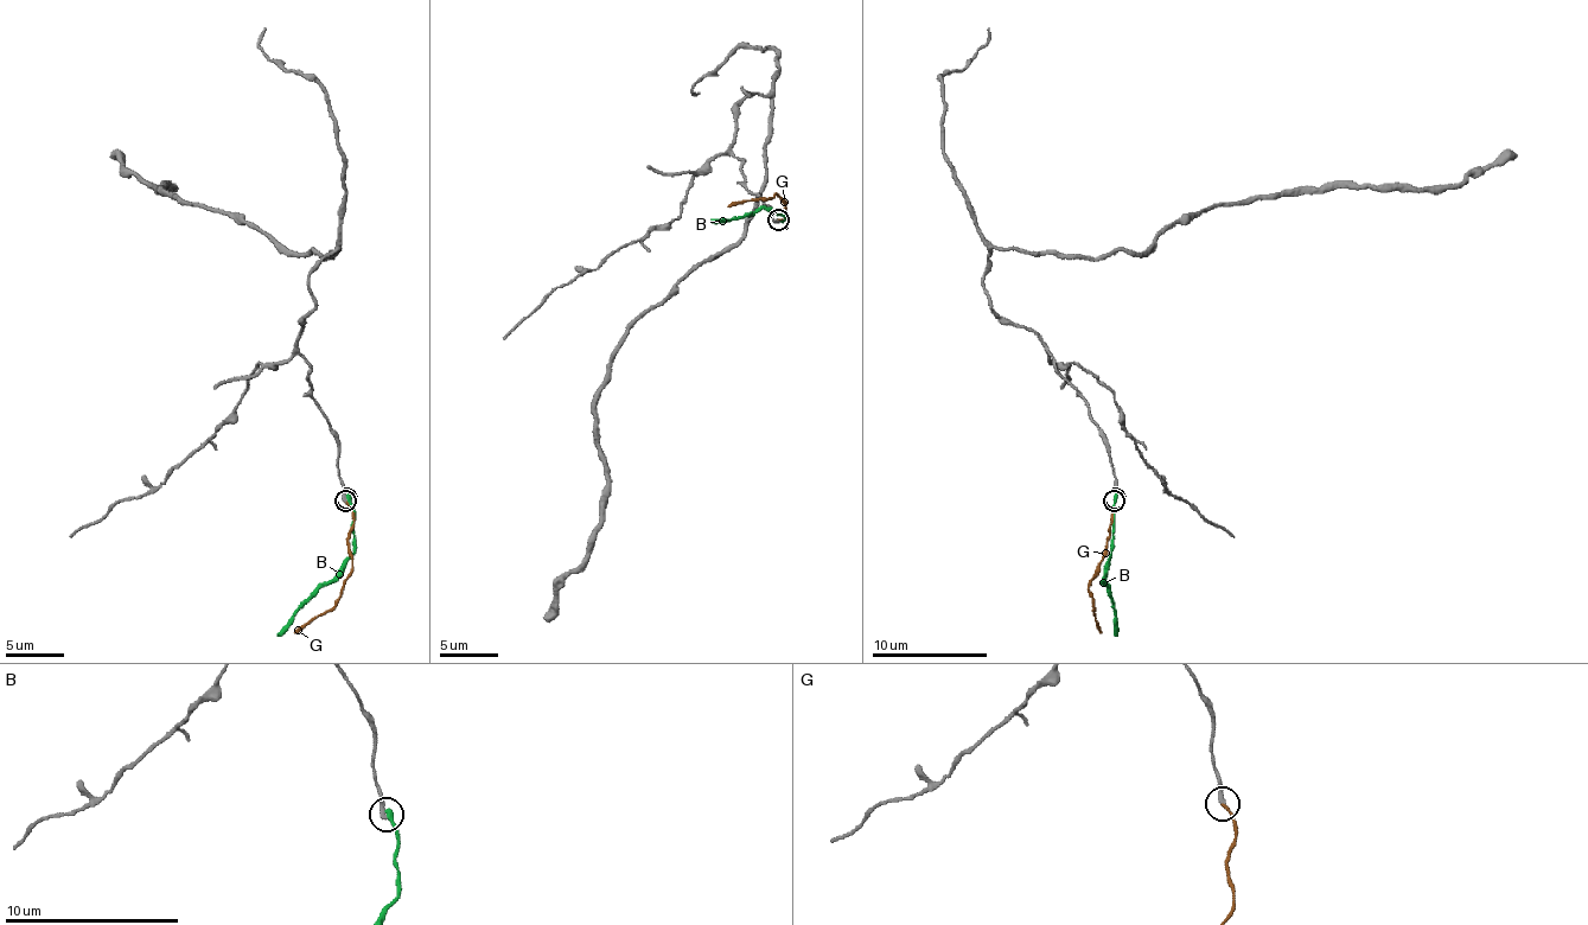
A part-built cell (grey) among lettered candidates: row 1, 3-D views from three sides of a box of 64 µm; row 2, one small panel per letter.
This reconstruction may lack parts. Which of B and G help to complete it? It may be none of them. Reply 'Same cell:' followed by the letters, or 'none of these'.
Same cell: G

